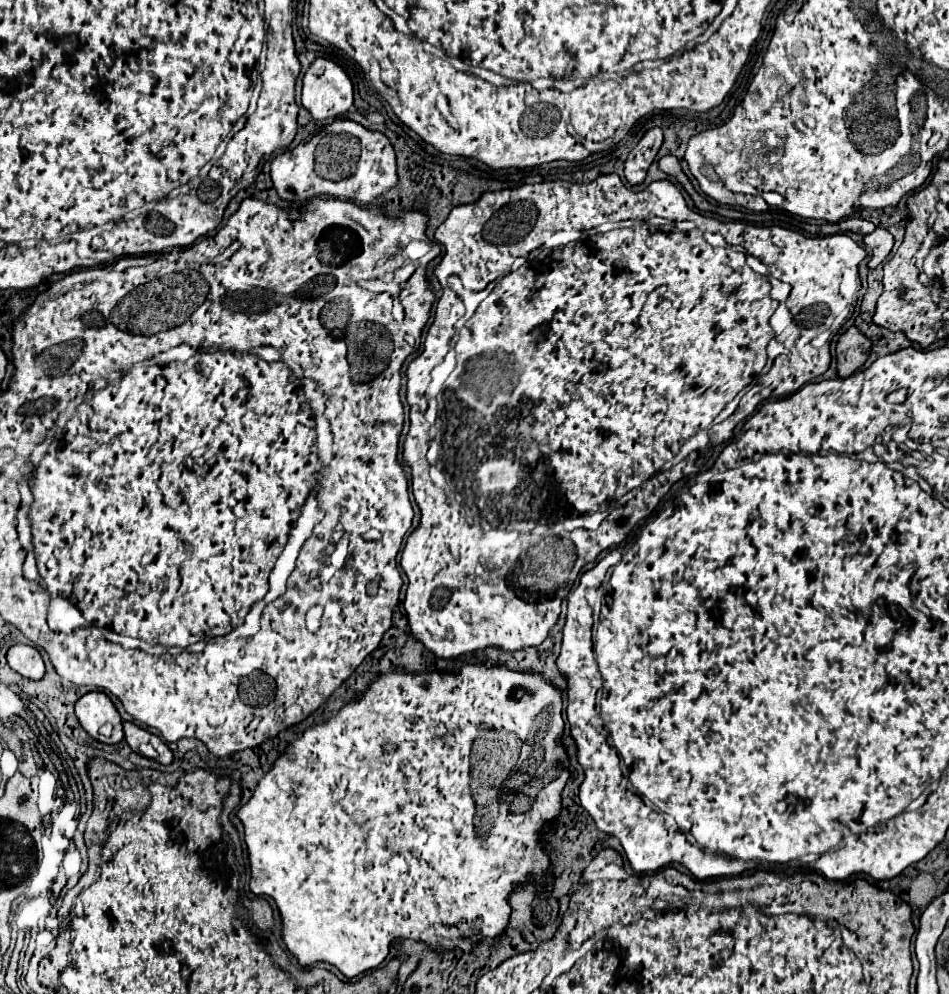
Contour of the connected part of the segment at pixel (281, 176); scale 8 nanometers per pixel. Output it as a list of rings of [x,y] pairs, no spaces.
[[[336,120],[308,142],[278,154],[272,160],[270,176],[278,196],[286,202],[306,202],[324,194],[356,204],[372,204],[398,184],[396,152],[382,132],[368,130],[354,120]]]

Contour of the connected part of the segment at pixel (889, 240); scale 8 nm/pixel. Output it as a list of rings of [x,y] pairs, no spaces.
[[[876,228],[872,234],[864,236],[864,244],[870,250],[868,268],[876,268],[878,264],[882,264],[888,258],[888,254],[890,254],[890,250],[894,246],[894,238],[892,238],[892,234],[888,230]]]

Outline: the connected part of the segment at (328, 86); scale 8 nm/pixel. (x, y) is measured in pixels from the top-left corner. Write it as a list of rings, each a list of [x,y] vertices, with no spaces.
[[[316,58],[302,82],[302,106],[316,120],[346,114],[354,104],[354,86],[350,76],[340,64],[328,58]]]

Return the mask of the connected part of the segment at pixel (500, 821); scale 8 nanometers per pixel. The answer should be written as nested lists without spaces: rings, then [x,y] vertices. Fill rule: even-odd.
[[[482,664],[466,665],[460,670],[460,674],[404,674],[404,672],[386,672],[380,674],[380,678],[370,686],[370,690],[356,702],[346,704],[336,716],[332,716],[328,722],[308,728],[300,740],[292,742],[288,752],[280,756],[272,770],[258,782],[256,792],[252,794],[250,802],[244,804],[238,810],[238,818],[244,824],[244,840],[248,846],[248,860],[250,860],[250,890],[254,894],[266,894],[274,898],[278,904],[280,916],[282,916],[282,938],[288,950],[298,958],[300,964],[310,966],[314,962],[330,962],[336,968],[340,968],[348,978],[354,978],[362,974],[364,970],[378,968],[384,958],[388,956],[388,946],[394,938],[412,938],[422,940],[430,944],[436,950],[450,950],[454,946],[460,946],[464,938],[494,938],[500,936],[508,924],[510,906],[508,906],[508,894],[512,888],[520,882],[528,882],[528,876],[534,876],[540,884],[544,884],[550,890],[550,880],[546,880],[546,872],[550,866],[548,856],[544,854],[542,846],[538,844],[538,834],[544,832],[544,822],[554,820],[562,808],[560,804],[560,792],[570,776],[570,762],[564,754],[564,748],[560,748],[560,734],[564,730],[562,720],[562,698],[560,692],[538,672],[510,672],[502,666],[484,670]],[[482,730],[506,730],[514,732],[522,740],[522,754],[516,762],[514,774],[518,774],[518,794],[508,804],[510,810],[500,810],[502,802],[494,800],[488,804],[490,810],[490,822],[492,828],[488,832],[476,830],[476,802],[470,792],[470,754],[474,740],[480,736]]]

